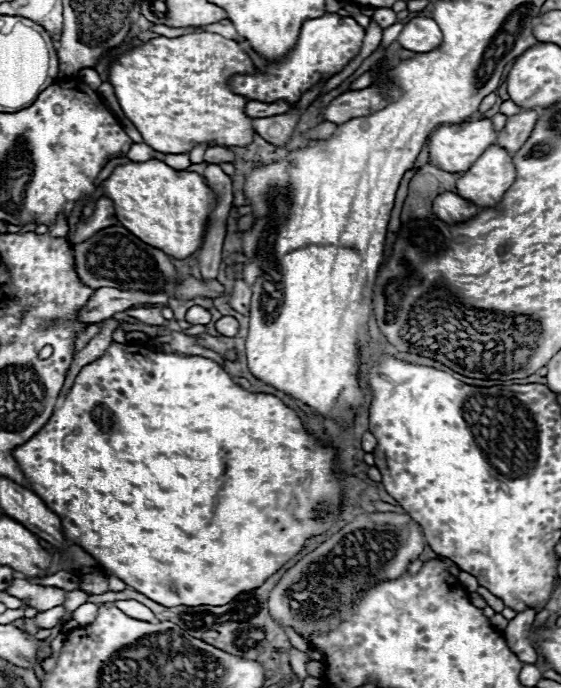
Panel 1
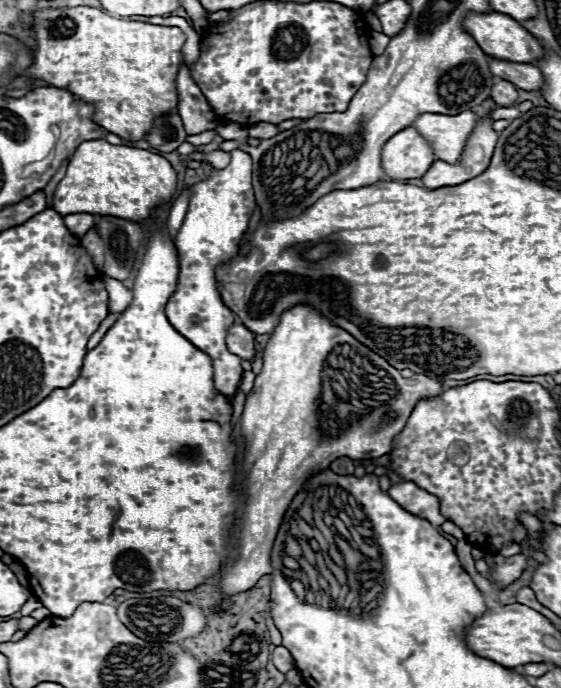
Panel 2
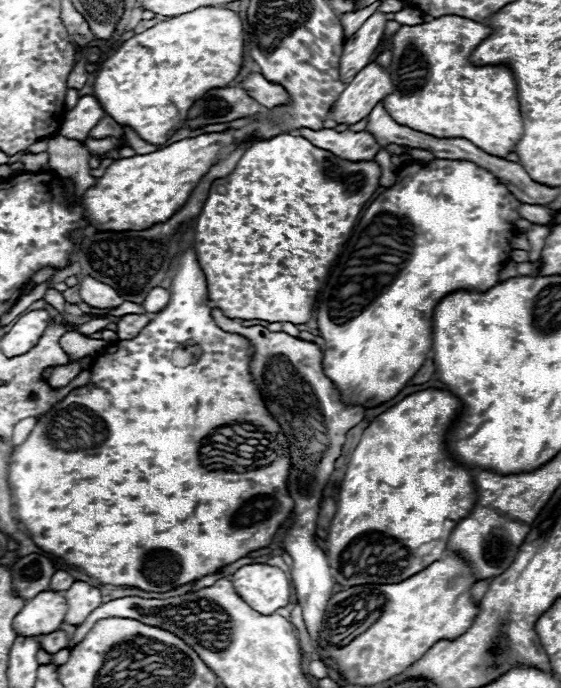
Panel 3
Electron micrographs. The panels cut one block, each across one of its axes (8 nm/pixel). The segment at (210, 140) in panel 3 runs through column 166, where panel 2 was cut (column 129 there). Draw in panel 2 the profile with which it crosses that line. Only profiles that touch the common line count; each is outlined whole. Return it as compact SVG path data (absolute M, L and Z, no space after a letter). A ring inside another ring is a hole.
M86 140L82 142L66 170L66 176L56 186L52 208L66 216L66 214L110 214L118 218L126 218L132 222L144 220L152 214L152 210L170 200L176 190L176 172L170 162L158 154L152 154L142 148L124 146L124 144L110 144L106 140Z

